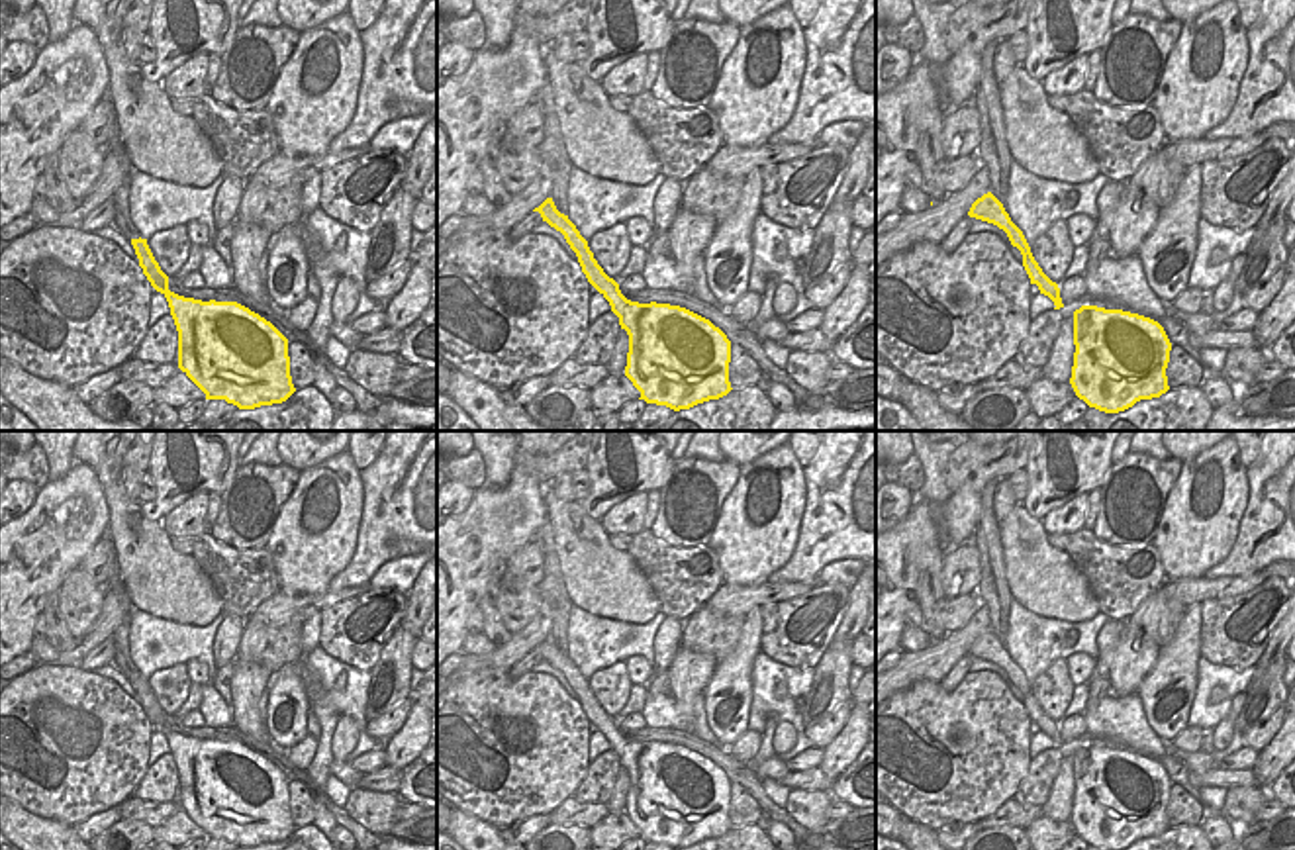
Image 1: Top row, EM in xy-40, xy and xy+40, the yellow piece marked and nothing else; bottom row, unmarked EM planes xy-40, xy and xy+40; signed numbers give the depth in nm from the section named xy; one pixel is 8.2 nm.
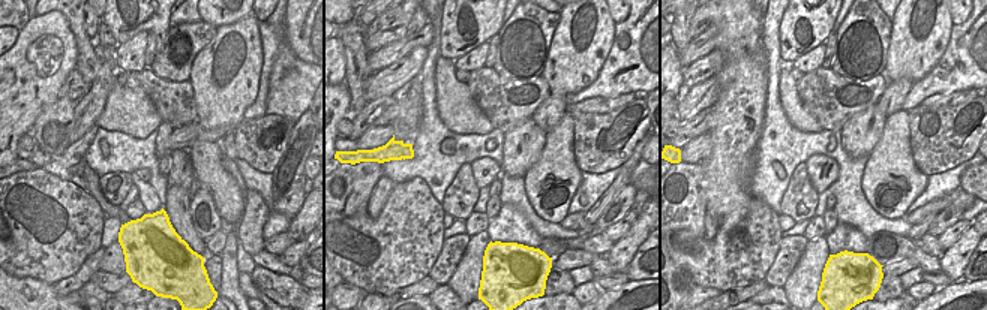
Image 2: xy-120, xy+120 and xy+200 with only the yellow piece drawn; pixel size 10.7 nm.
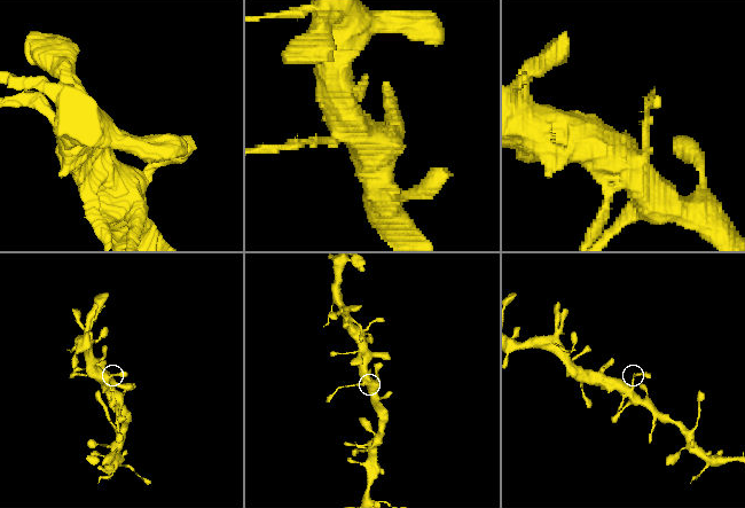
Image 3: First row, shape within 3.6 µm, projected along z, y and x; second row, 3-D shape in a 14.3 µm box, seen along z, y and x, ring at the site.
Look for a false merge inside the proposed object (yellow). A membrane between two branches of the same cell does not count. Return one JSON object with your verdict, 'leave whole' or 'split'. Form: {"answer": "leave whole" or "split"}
{"answer": "split"}

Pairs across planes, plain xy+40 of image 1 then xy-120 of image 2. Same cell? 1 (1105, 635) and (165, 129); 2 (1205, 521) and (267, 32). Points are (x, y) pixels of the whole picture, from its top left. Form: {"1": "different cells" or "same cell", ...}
{"1": "same cell", "2": "different cells"}

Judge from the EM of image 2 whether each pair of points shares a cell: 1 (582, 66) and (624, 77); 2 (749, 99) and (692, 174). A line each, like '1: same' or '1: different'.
1: different
2: different

